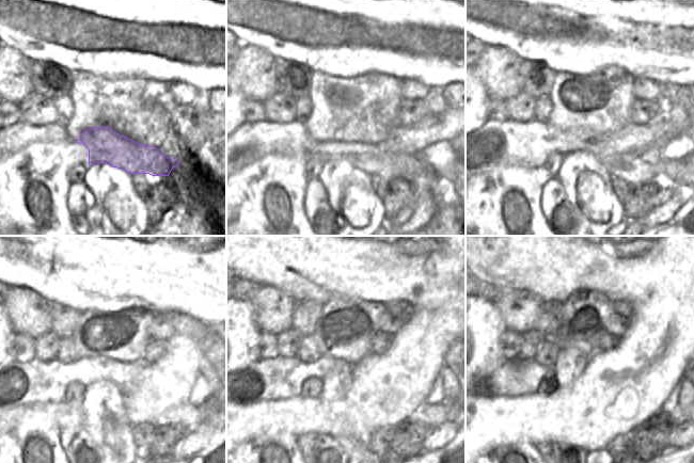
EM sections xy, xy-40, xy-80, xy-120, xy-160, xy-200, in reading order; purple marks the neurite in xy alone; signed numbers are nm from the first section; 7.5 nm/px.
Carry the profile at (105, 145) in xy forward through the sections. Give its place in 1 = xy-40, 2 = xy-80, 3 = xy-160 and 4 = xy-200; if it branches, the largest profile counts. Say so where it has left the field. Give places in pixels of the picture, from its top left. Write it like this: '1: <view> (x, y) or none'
1: xy-40 (389, 165)
2: xy-80 (631, 169)
3: xy-160 (431, 414)
4: xy-200 (678, 415)

